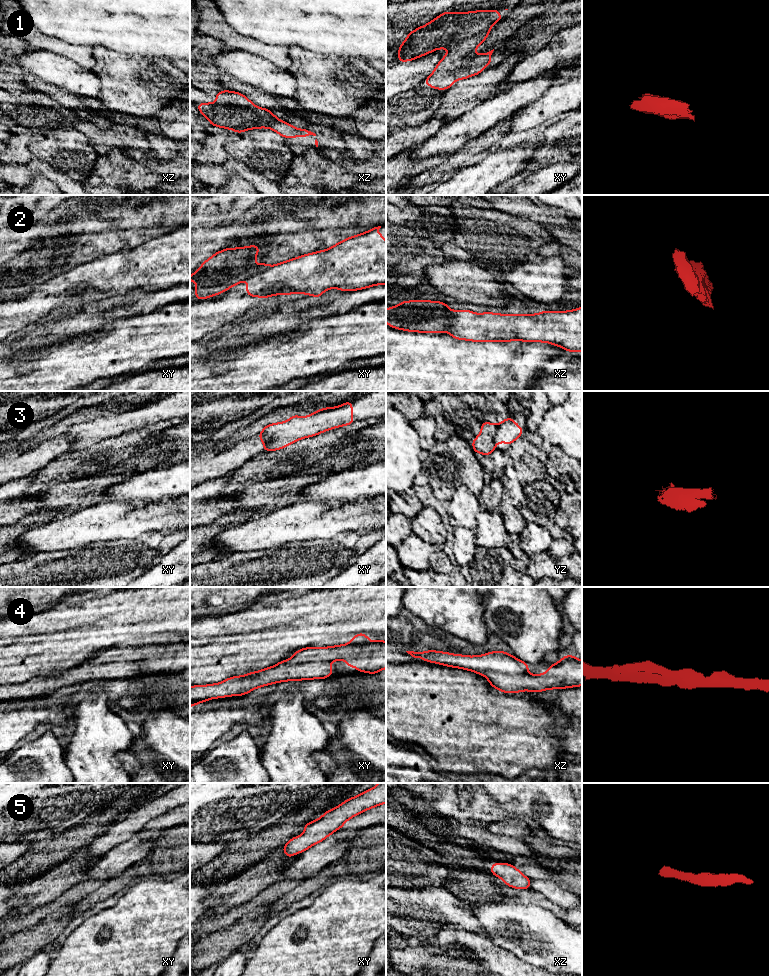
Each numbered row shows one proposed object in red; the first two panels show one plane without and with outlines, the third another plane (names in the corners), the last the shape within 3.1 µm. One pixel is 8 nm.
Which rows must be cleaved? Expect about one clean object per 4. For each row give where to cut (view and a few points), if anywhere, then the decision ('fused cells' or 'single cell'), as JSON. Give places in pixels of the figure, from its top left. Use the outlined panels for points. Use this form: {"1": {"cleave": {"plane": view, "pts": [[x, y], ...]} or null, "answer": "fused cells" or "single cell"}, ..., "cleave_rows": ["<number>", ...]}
{"1": {"cleave": {"plane": "xy", "pts": [[490, 25], [479, 33], [467, 37], [450, 47]]}, "answer": "fused cells"}, "2": {"cleave": {"plane": "xy", "pts": [[270, 266], [257, 271], [247, 278]]}, "answer": "fused cells"}, "3": {"cleave": {"plane": "xy", "pts": [[261, 432], [265, 433], [269, 438], [269, 442], [263, 450]]}, "answer": "fused cells"}, "4": {"cleave": null, "answer": "single cell"}, "5": {"cleave": null, "answer": "single cell"}, "cleave_rows": ["1", "2", "3"]}

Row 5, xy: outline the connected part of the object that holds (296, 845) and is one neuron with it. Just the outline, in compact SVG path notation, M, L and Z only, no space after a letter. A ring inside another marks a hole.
M379 783L355 797L346 799L344 803L325 812L319 819L306 823L305 832L293 837L282 847L285 857L302 853L311 846L323 841L327 836L344 826L352 817L386 803L386 783Z

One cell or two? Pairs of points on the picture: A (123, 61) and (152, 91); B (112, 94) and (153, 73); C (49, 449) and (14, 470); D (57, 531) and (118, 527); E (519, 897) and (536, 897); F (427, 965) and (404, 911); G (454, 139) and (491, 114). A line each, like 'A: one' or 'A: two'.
A: one
B: one
C: one
D: one
E: one
F: two
G: one

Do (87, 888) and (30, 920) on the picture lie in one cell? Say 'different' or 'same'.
same

